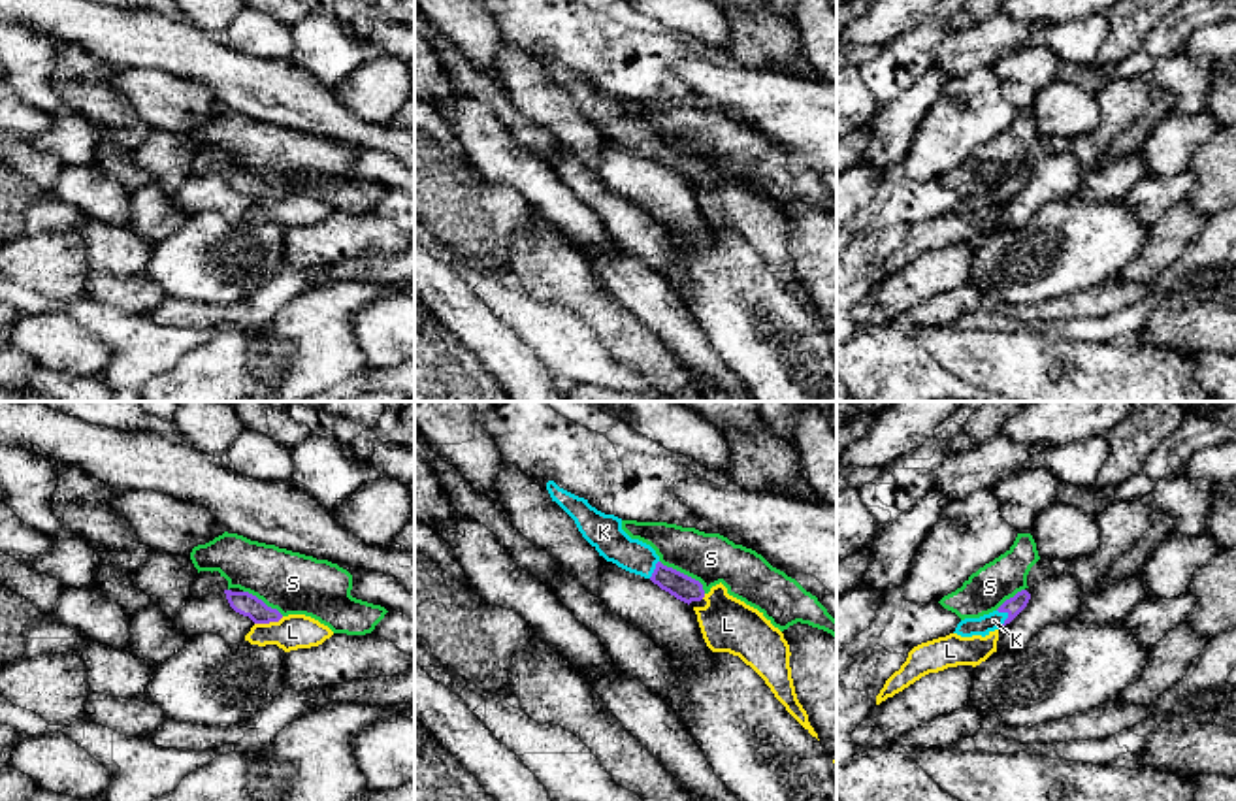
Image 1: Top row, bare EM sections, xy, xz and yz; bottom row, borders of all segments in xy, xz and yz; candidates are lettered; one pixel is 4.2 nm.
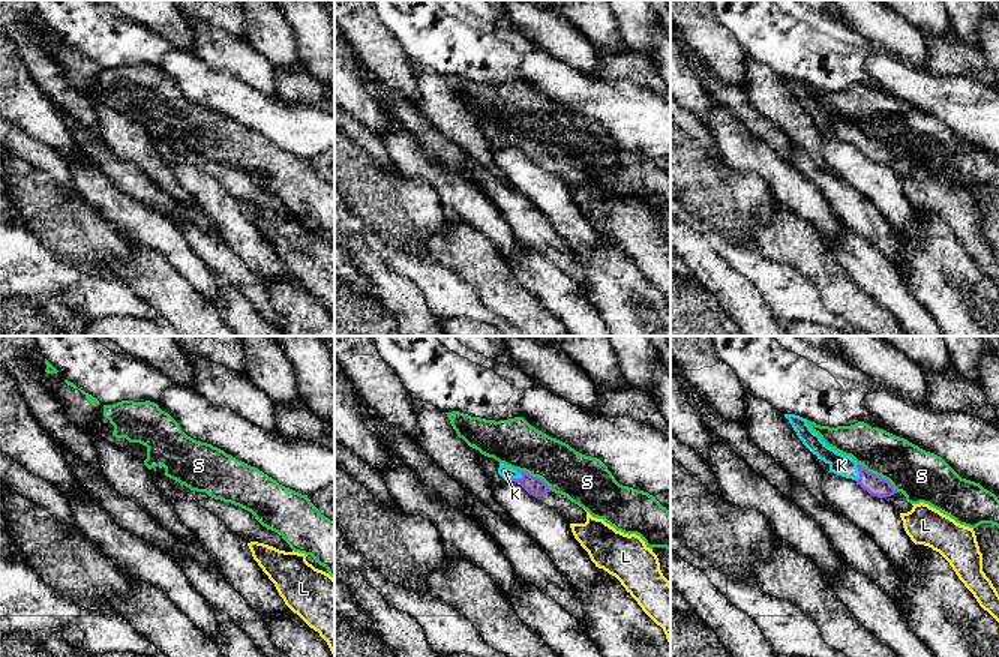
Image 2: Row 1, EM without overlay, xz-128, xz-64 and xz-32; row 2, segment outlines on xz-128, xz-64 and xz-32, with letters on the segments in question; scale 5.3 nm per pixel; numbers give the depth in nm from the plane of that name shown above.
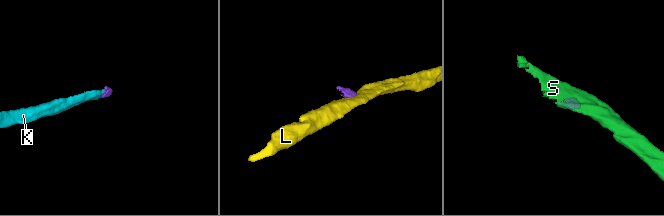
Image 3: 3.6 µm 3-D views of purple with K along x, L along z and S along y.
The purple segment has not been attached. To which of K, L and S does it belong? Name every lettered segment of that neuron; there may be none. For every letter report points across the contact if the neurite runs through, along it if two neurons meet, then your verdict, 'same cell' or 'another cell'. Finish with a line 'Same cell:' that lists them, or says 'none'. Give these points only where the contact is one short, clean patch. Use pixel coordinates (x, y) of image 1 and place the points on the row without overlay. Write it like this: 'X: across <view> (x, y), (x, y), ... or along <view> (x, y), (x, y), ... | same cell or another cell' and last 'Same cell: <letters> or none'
K: across yz (1014, 183), (1008, 193), (993, 198) | same cell
L: along xy (283, 195), (255, 202) | another cell
S: along xz (660, 138), (694, 155), (705, 170) | another cell
Same cell: K

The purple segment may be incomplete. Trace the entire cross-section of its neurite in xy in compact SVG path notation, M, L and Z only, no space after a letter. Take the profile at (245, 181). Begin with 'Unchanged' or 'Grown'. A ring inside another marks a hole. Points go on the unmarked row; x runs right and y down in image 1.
Unchanged. M224 168L224 172L230 185L239 192L249 194L254 202L269 202L283 196L277 187L268 185L262 177L249 170Z

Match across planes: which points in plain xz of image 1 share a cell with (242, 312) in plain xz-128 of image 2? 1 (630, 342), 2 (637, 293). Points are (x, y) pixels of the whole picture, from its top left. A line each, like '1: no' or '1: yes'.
1: no
2: yes

